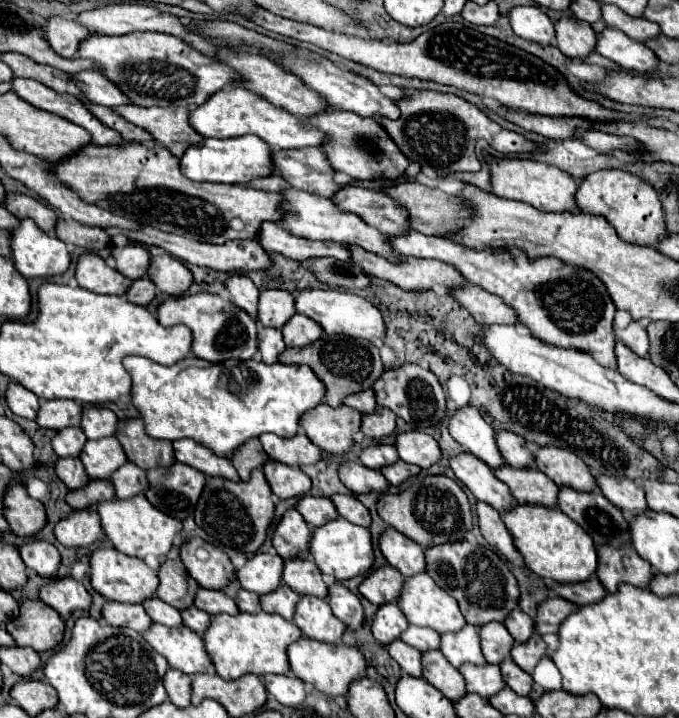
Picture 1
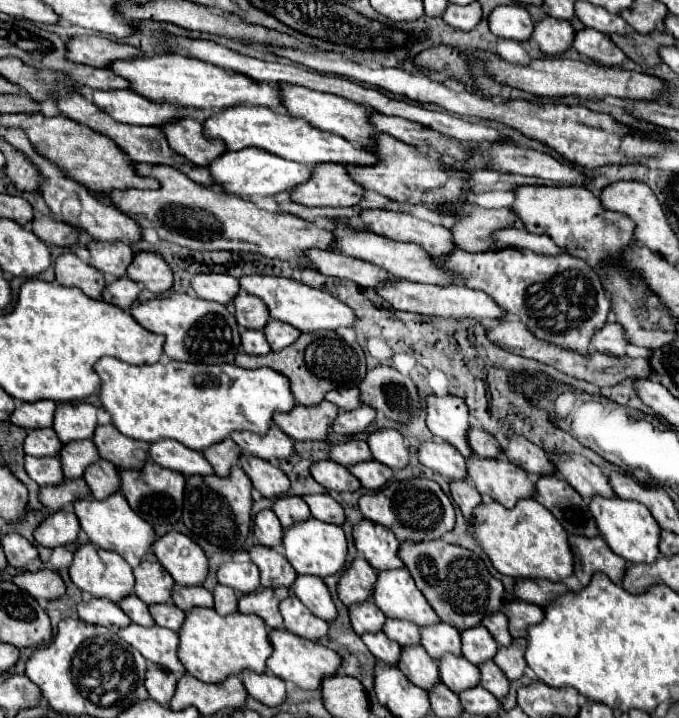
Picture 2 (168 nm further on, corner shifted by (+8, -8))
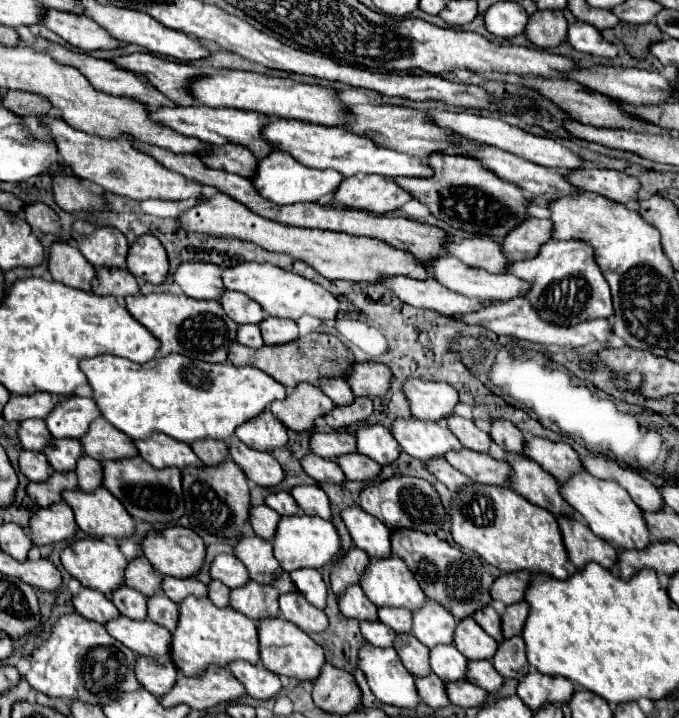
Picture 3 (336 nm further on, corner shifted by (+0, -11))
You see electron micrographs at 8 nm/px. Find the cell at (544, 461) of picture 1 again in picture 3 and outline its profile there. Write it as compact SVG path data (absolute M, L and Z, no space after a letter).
M504 418L490 420L490 432L488 434L502 450L522 454L520 448L524 448L524 436L510 420L504 420Z

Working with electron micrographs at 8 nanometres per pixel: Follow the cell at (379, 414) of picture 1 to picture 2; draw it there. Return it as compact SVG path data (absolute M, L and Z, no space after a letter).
M360 405L358 409L354 411L342 411L334 423L332 423L332 429L344 437L352 437L356 433L362 433L366 431L372 423L376 421L376 411L372 407L366 407L366 405Z

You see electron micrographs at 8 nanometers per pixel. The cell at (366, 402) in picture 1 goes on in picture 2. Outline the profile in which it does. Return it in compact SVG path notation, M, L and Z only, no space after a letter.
M348 387L348 389L340 389L340 391L330 391L326 395L326 399L334 405L338 405L344 411L352 411L356 407L360 407L360 391L358 387Z

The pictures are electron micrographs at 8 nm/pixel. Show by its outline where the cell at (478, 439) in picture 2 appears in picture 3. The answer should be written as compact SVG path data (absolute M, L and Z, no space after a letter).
M452 414L452 416L446 416L446 424L464 448L476 450L476 452L488 452L492 438L484 430L480 430L472 420Z

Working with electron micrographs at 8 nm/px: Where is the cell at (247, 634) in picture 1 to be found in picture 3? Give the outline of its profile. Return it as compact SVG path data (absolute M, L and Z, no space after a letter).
M188 596L178 606L178 624L172 632L170 656L174 666L184 676L196 676L206 670L208 664L228 666L232 660L246 660L250 664L260 662L258 654L258 630L252 618L232 610L232 608L216 608L208 598Z

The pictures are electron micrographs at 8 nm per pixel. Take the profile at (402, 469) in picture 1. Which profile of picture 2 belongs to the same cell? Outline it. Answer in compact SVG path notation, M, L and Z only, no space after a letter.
M366 461L366 463L358 463L354 467L350 467L352 475L356 475L362 483L362 487L370 489L370 491L378 491L382 489L392 477L394 477L394 471L378 461Z

